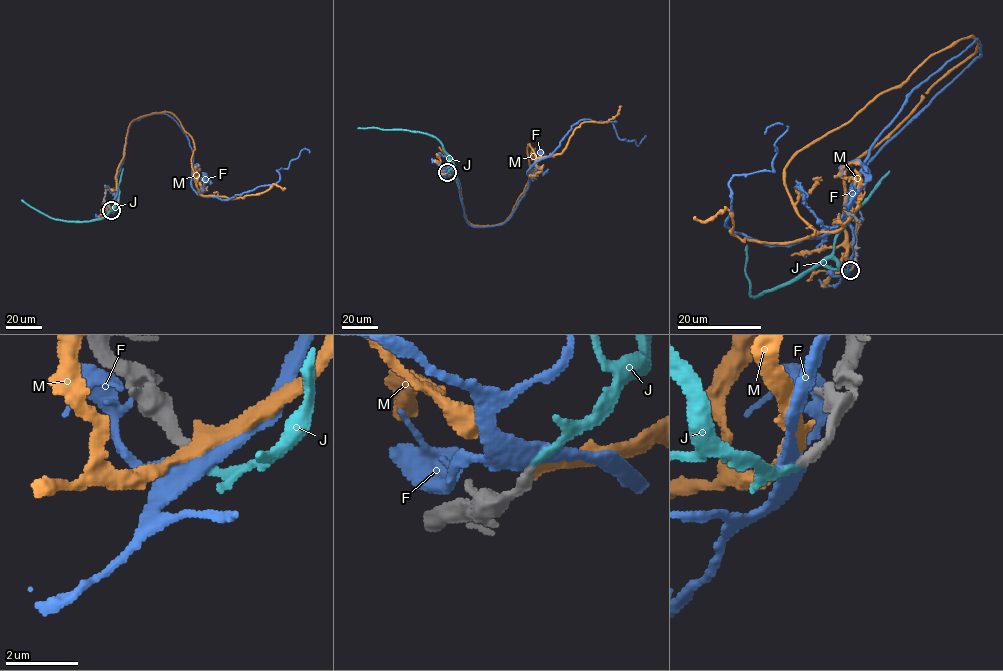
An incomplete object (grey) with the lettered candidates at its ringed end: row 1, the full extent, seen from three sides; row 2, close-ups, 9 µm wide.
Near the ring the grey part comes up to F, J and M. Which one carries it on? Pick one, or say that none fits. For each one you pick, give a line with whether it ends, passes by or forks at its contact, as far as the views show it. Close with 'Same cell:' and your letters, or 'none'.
J: it ends
Same cell: J

